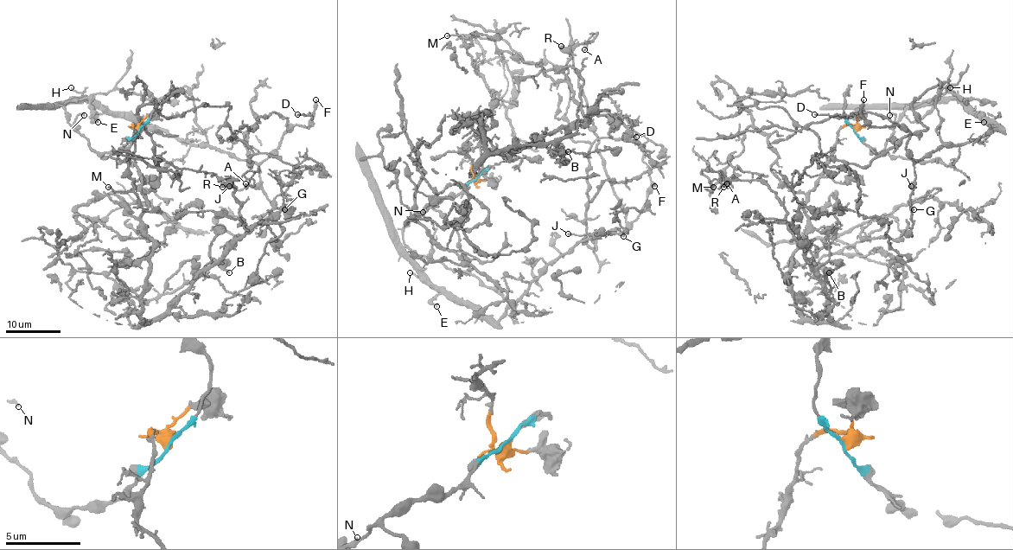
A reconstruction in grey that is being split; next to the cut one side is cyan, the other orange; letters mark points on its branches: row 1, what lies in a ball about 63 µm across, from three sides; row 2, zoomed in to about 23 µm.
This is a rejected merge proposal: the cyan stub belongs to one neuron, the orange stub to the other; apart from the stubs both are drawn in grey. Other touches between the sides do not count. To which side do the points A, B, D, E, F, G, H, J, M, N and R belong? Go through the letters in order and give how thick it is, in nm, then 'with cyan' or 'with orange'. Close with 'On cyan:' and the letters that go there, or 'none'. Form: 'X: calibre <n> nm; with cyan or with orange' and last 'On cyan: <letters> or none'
A: calibre 110 nm; with orange
B: calibre 110 nm; with orange
D: calibre 140 nm; with cyan
E: calibre 90 nm; with cyan
F: calibre 280 nm; with cyan
G: calibre 320 nm; with cyan
H: calibre 140 nm; with cyan
J: calibre 130 nm; with cyan
M: calibre 90 nm; with orange
N: calibre 170 nm; with cyan
R: calibre 440 nm; with orange
On cyan: D, E, F, G, H, J, N

